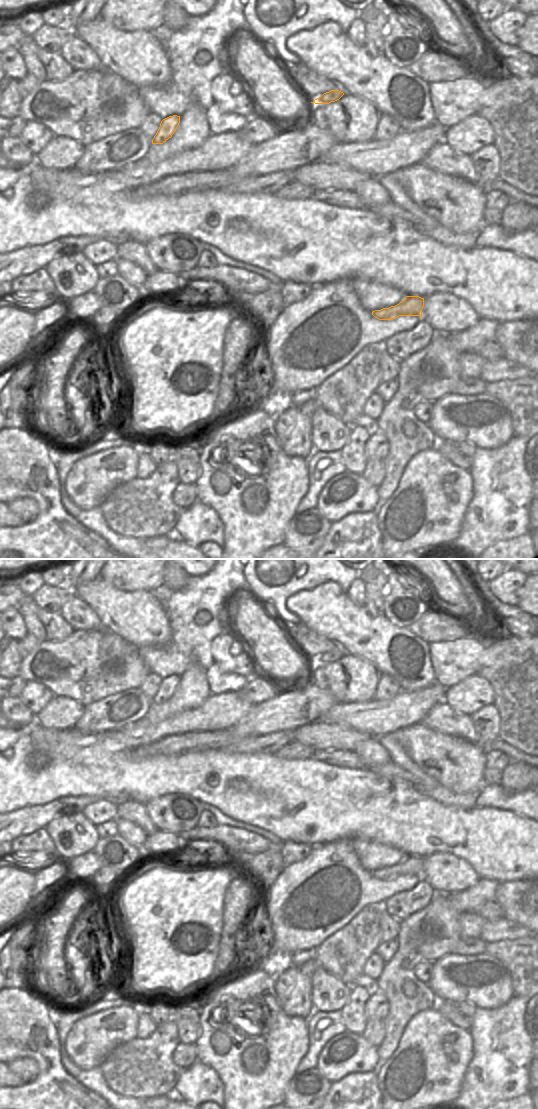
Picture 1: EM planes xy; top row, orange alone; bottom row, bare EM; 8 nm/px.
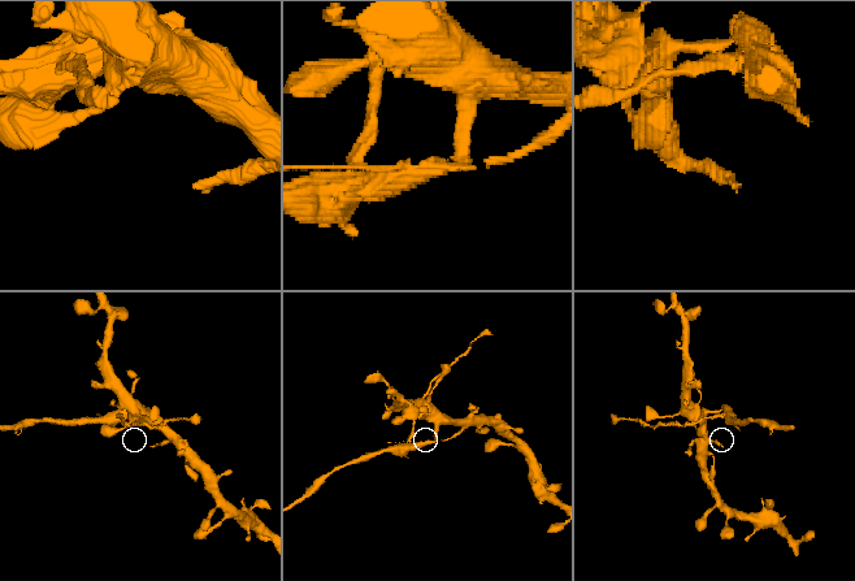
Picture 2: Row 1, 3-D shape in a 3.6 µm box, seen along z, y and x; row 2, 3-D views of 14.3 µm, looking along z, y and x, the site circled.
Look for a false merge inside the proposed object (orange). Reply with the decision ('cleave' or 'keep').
cleave

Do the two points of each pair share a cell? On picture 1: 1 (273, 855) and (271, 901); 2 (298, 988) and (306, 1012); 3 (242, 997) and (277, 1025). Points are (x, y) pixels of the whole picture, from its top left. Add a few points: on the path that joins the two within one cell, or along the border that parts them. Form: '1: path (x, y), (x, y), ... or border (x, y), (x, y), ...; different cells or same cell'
1: border (273, 883), (258, 890); different cells
2: path (298, 994), (298, 1002), (301, 1006); same cell
3: path (254, 996), (260, 996), (273, 1009), (274, 1013); same cell

